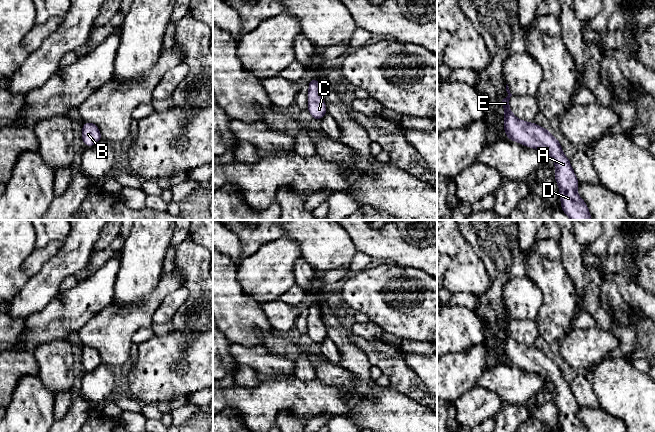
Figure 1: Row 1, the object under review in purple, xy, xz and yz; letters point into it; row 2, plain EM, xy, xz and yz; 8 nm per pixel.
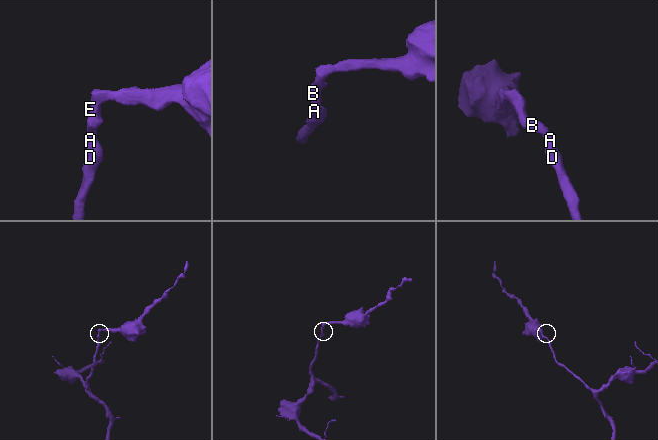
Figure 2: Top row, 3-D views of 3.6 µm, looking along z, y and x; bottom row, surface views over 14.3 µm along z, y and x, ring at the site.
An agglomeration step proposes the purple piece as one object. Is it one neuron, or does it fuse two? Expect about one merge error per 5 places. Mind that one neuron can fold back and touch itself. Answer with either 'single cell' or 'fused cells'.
single cell

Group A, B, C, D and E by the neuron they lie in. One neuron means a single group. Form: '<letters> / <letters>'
A B C D E

